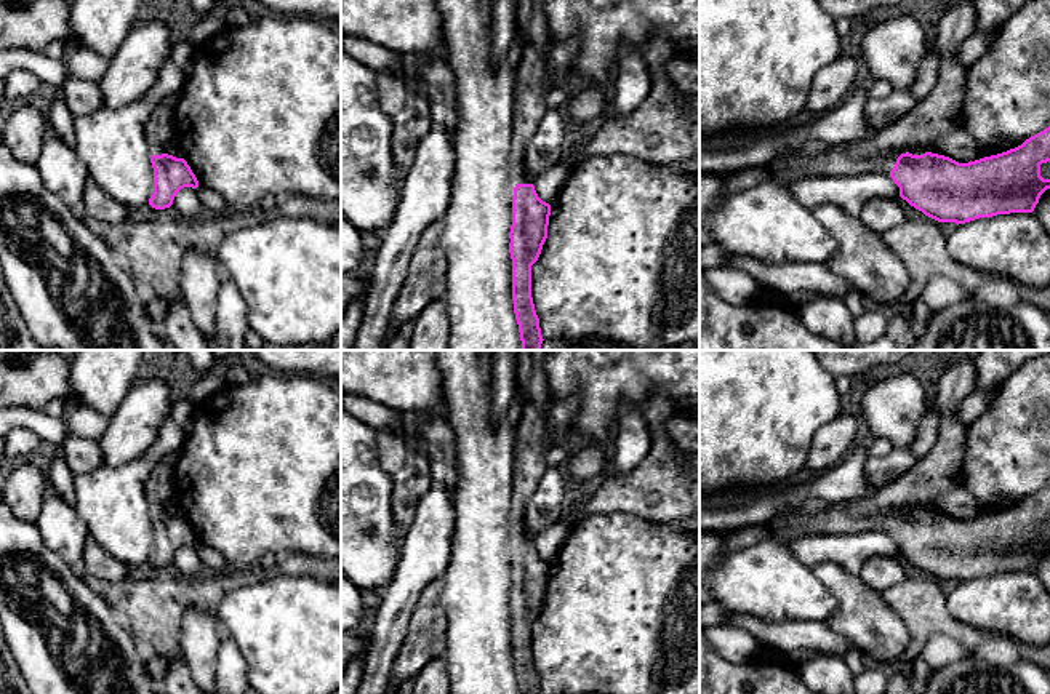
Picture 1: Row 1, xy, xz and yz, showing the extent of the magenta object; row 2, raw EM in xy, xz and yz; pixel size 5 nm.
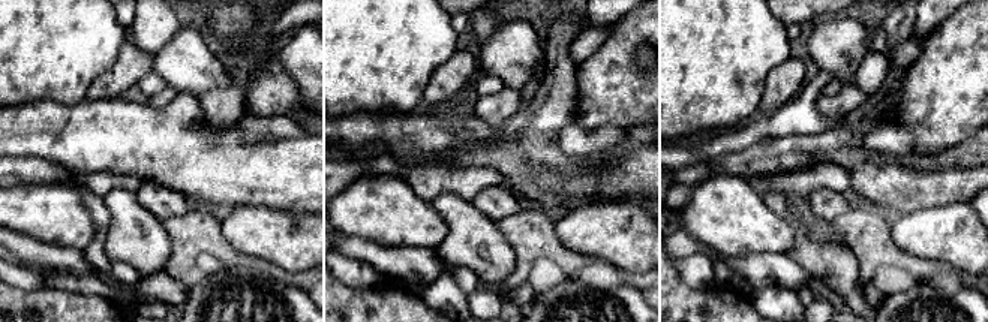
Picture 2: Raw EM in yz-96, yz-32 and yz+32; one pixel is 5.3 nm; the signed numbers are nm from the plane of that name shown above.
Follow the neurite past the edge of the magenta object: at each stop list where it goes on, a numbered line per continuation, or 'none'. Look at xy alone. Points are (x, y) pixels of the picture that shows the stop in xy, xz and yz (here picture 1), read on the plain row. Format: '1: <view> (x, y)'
1: xy (159, 488)

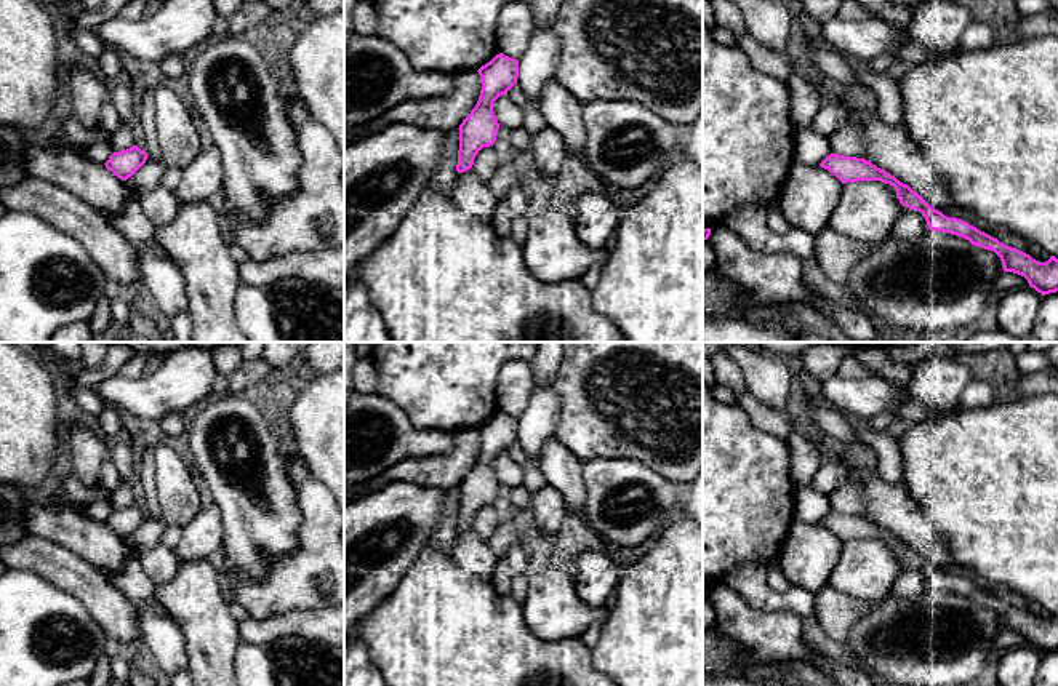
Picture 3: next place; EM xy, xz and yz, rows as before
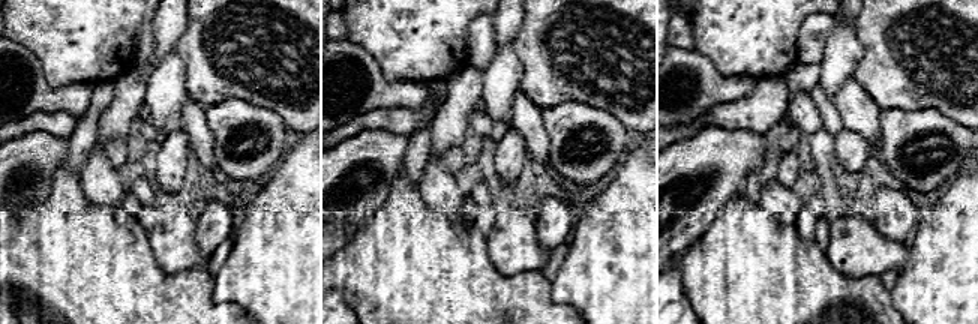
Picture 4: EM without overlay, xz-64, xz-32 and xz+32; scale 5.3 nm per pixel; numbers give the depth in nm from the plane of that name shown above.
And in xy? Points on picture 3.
none

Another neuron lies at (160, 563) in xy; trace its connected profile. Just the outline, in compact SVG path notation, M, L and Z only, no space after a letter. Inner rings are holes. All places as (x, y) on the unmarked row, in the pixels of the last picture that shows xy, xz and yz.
M158 544L157 547L144 552L138 556L142 571L147 577L157 584L170 582L181 568L181 560L176 556L174 550Z

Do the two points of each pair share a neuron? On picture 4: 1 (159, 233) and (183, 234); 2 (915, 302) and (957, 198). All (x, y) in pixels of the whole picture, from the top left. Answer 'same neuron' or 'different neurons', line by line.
1: same neuron
2: same neuron

